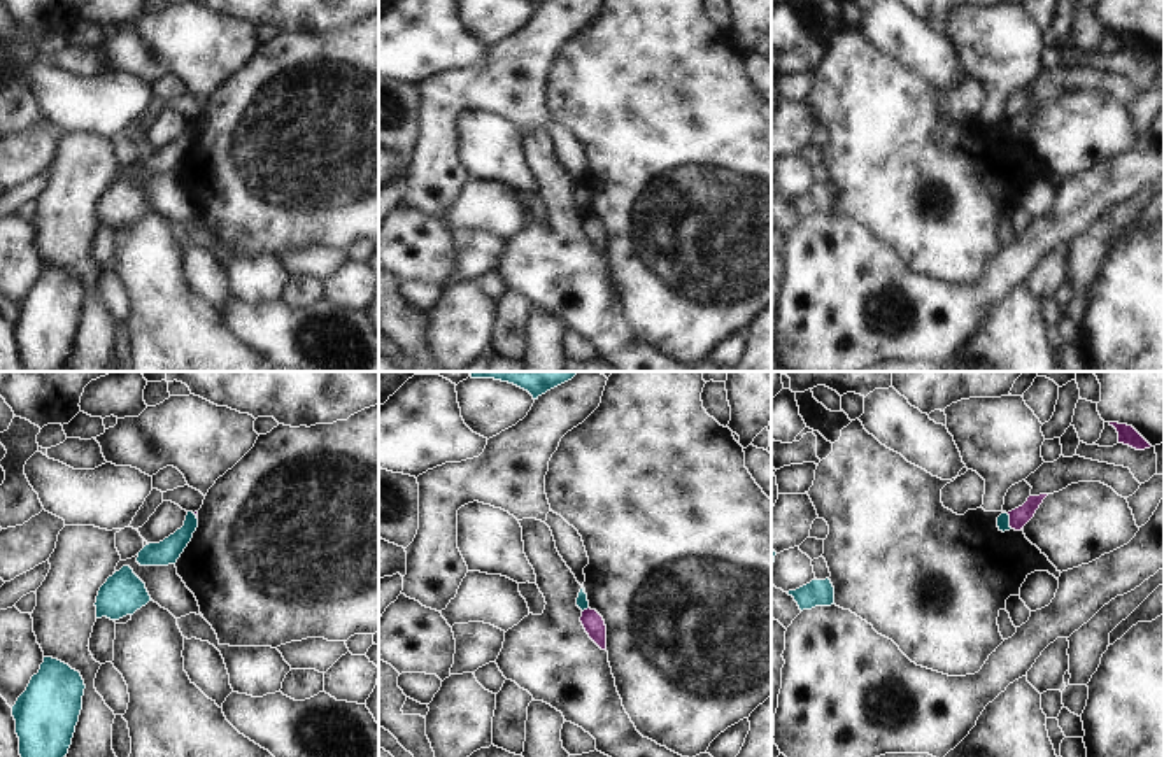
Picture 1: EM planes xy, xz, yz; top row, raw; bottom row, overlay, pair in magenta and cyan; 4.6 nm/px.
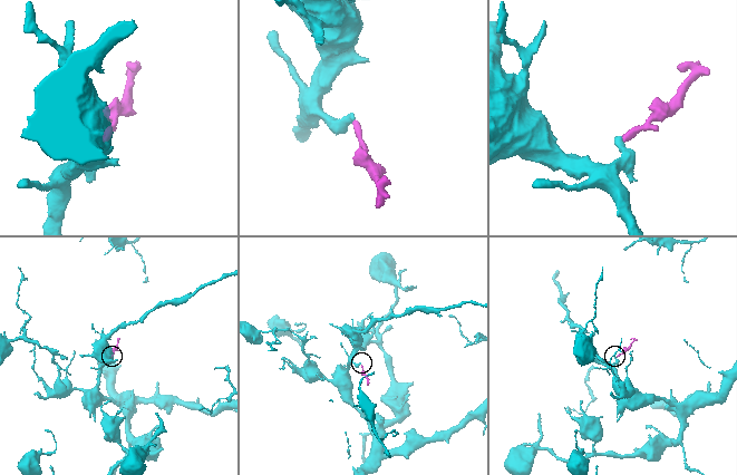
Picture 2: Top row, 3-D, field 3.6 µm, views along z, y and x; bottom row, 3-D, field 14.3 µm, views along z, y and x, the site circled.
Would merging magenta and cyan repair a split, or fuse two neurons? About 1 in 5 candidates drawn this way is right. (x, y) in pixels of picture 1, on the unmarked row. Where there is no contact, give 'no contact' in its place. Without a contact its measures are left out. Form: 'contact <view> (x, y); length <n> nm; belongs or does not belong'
contact yz (1010, 128); length 80 nm; does not belong

